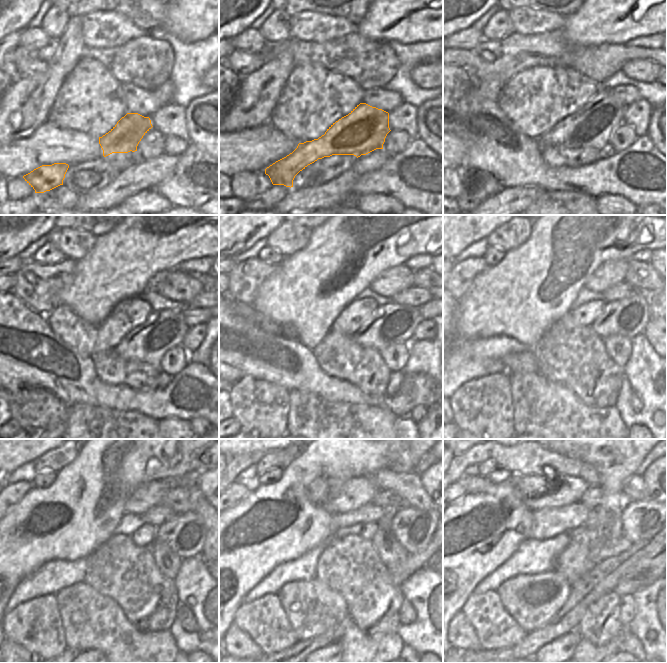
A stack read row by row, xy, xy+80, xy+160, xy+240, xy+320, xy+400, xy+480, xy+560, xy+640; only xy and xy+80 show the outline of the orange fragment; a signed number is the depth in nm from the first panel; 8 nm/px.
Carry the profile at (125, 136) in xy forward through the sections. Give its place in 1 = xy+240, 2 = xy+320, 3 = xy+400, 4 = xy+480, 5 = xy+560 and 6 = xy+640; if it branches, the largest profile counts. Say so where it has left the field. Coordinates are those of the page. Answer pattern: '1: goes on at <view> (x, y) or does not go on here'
1: goes on at xy+240 (163, 330)
2: goes on at xy+320 (392, 323)
3: goes on at xy+400 (628, 317)
4: goes on at xy+480 (184, 534)
5: goes on at xy+560 (412, 527)
6: goes on at xy+640 (641, 520)

